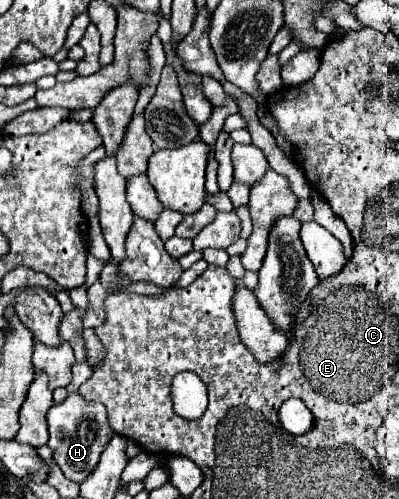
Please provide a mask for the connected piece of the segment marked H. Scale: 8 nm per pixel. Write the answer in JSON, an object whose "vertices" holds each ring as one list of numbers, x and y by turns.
{"vertices":[[70,393,64,403,54,405,48,411,48,429,50,429,48,447,54,451,54,459,62,473,74,483,82,483,94,471,104,447,114,437,114,431,110,429,106,417,106,407,96,401,86,401,78,393]]}

